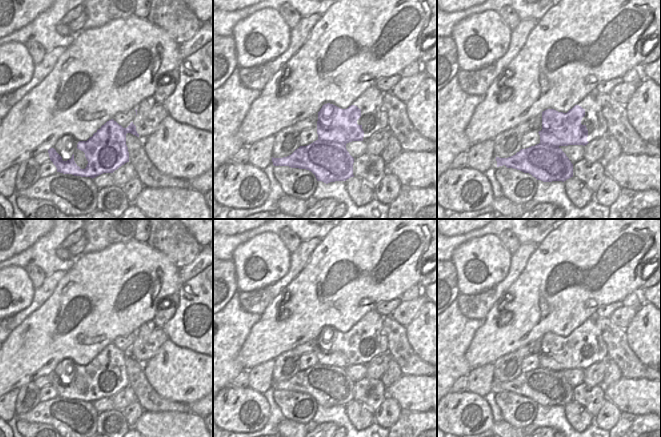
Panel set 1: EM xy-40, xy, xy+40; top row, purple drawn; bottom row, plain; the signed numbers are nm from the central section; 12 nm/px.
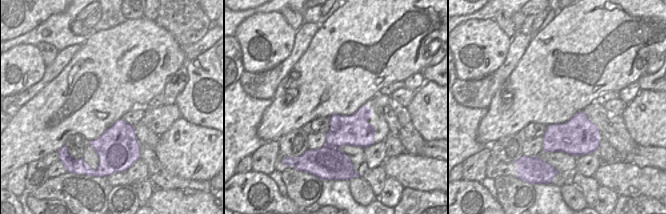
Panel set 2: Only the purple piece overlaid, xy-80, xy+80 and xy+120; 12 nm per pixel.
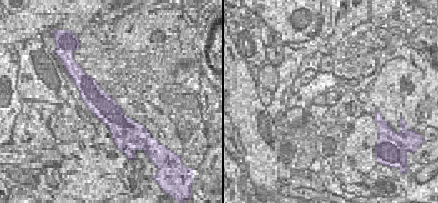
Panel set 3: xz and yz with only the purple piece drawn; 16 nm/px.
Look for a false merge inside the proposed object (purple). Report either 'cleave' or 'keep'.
keep

